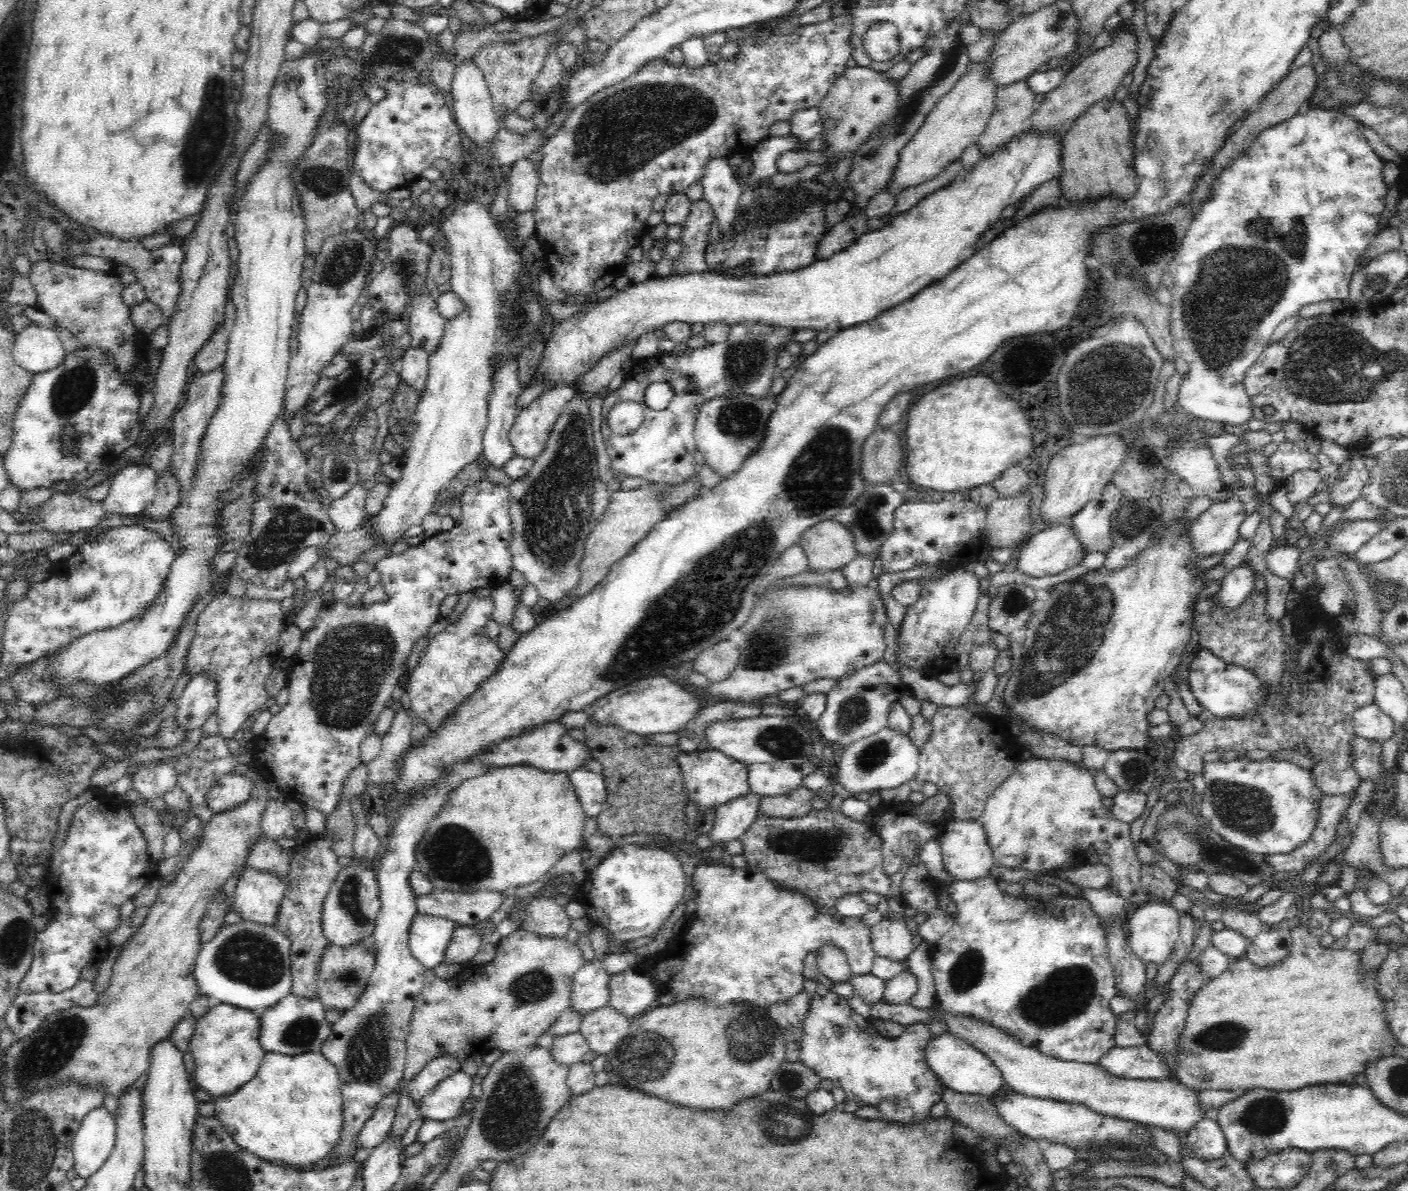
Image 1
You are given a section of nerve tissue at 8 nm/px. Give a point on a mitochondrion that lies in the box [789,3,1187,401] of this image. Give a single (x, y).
(909, 110)

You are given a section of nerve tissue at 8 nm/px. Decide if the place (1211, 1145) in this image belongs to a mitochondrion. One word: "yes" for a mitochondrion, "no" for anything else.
no

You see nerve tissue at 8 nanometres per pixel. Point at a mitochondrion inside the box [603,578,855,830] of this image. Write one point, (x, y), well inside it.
(768, 643)

